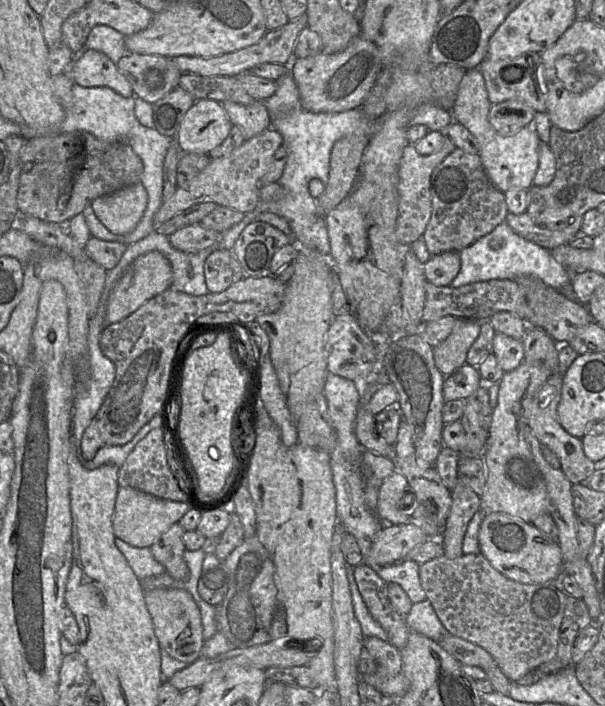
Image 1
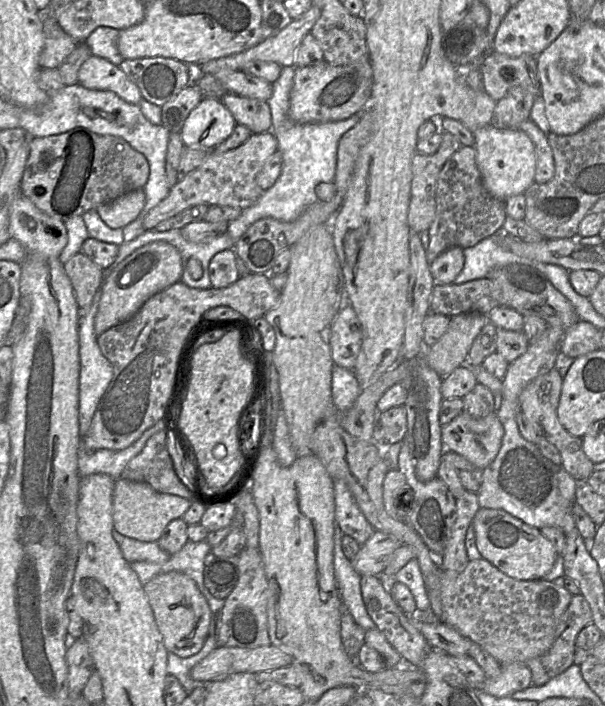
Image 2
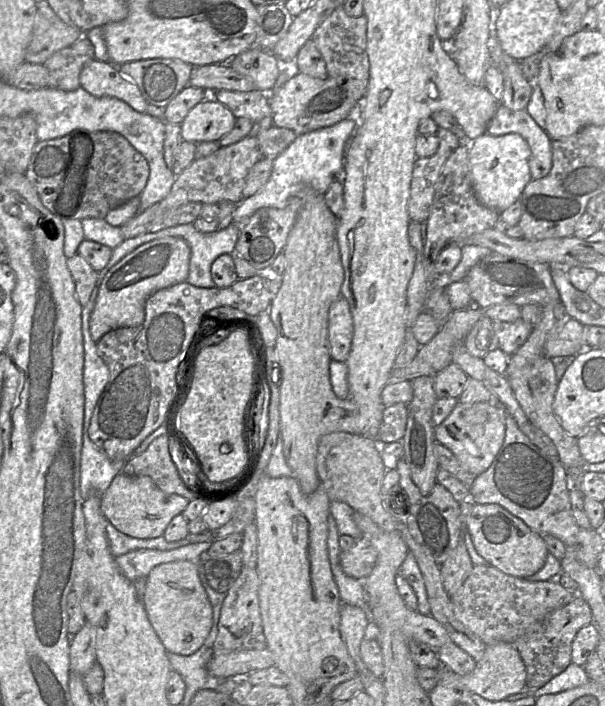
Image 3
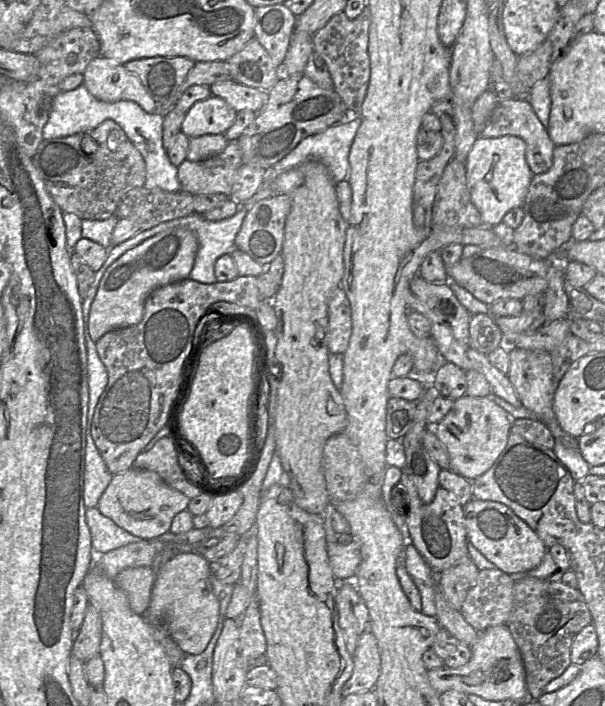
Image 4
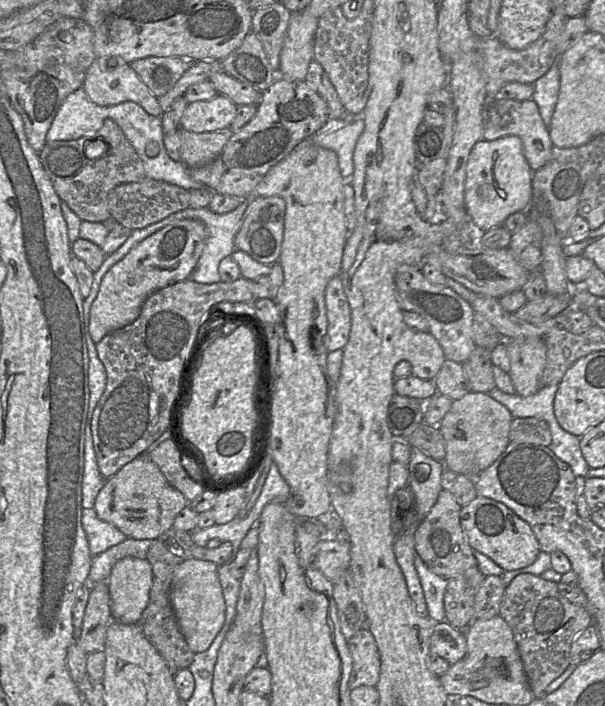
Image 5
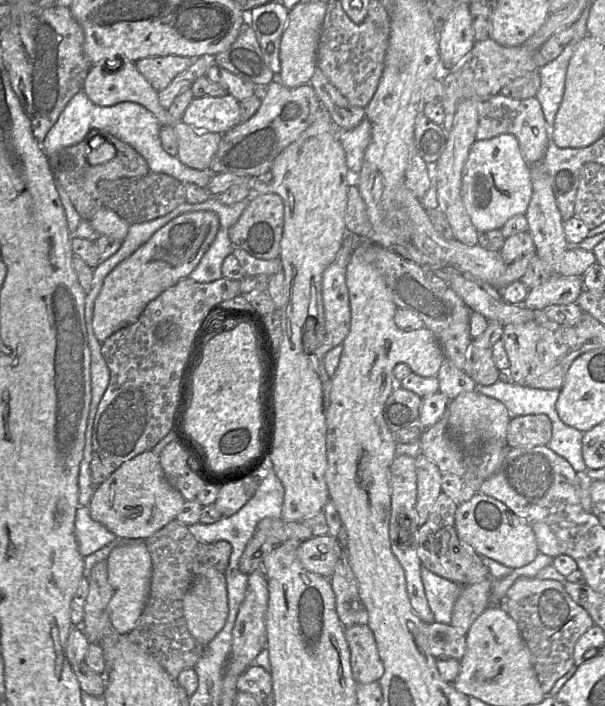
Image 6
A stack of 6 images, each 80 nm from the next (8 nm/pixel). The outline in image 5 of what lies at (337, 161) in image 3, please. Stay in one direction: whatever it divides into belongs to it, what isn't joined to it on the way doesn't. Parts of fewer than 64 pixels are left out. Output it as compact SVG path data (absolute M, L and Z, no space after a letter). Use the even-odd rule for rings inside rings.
M354 116L343 127L327 127L312 136L312 142L337 154L338 165L345 183L351 182L354 172L353 153L362 134L365 122L361 116Z

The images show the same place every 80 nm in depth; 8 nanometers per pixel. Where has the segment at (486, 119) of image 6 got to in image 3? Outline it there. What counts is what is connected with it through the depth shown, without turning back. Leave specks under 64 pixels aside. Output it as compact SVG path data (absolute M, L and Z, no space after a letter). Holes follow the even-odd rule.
M499 104L487 125L486 133L492 136L508 133L521 135L527 141L531 151L529 166L532 179L540 179L549 174L552 168L552 139L526 109L513 111Z

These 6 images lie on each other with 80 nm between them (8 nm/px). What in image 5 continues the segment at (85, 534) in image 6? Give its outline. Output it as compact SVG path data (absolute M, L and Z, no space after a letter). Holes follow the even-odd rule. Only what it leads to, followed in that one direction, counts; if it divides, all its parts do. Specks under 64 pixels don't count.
M83 508L81 522L92 556L96 556L127 539L127 536L117 527L101 520L93 508Z

